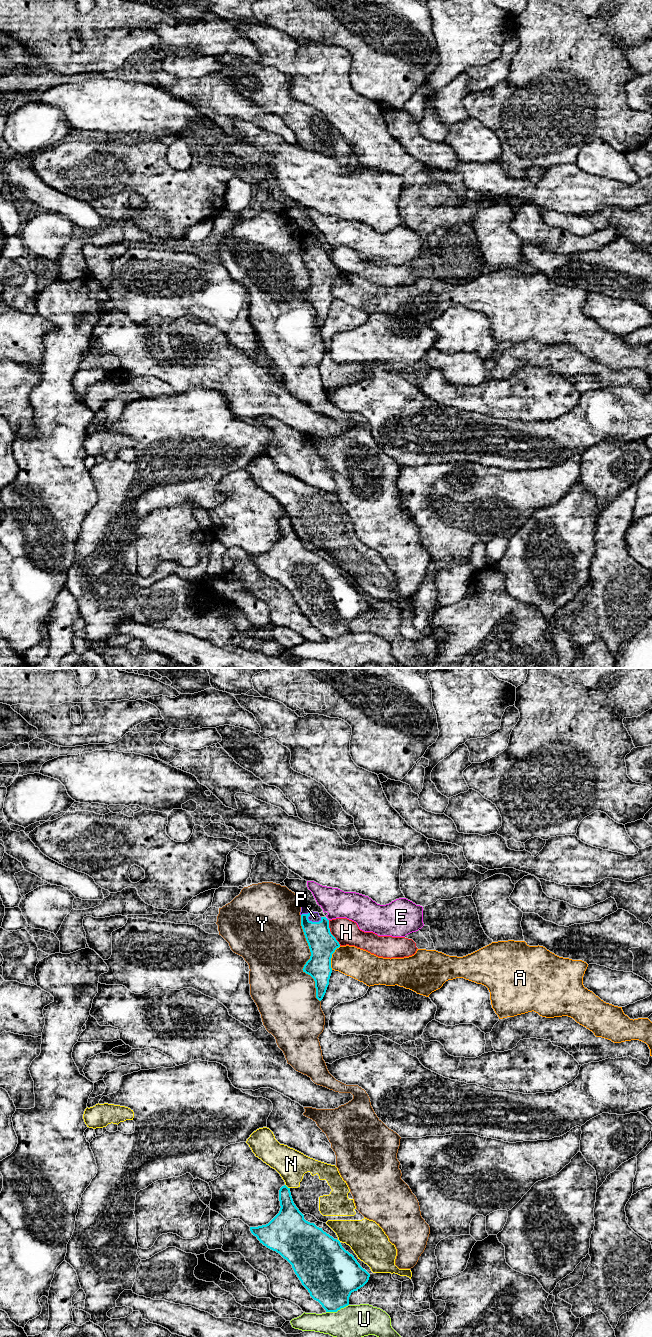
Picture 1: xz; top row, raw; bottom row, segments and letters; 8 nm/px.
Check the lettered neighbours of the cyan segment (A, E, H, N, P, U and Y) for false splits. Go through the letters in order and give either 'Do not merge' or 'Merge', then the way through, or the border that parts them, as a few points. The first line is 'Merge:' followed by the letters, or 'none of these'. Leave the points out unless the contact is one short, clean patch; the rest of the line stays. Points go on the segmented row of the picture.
Merge: P
A: Do not merge
E: Do not merge
H: Do not merge
N: Do not merge
P: Merge. Path across: xz (322, 944), (316, 929), (307, 918), (314, 917)
U: Do not merge
Y: Do not merge

